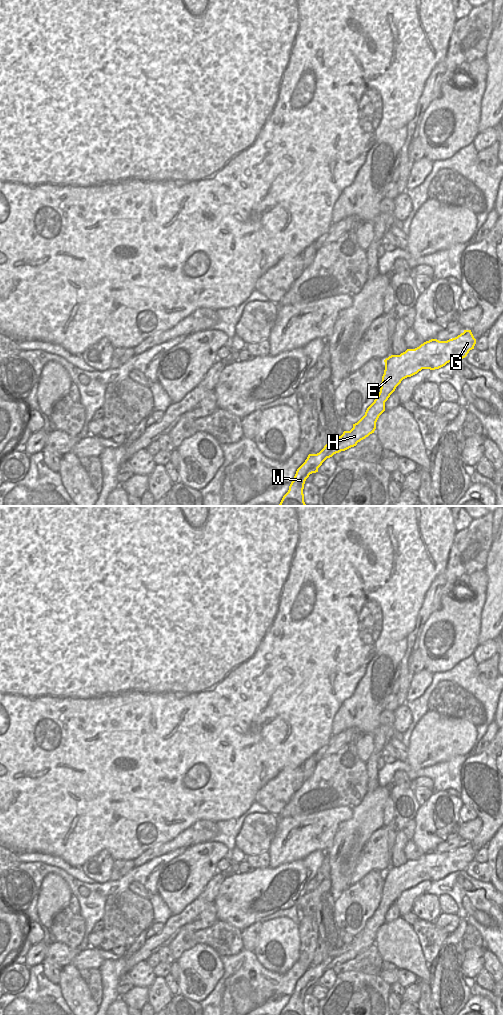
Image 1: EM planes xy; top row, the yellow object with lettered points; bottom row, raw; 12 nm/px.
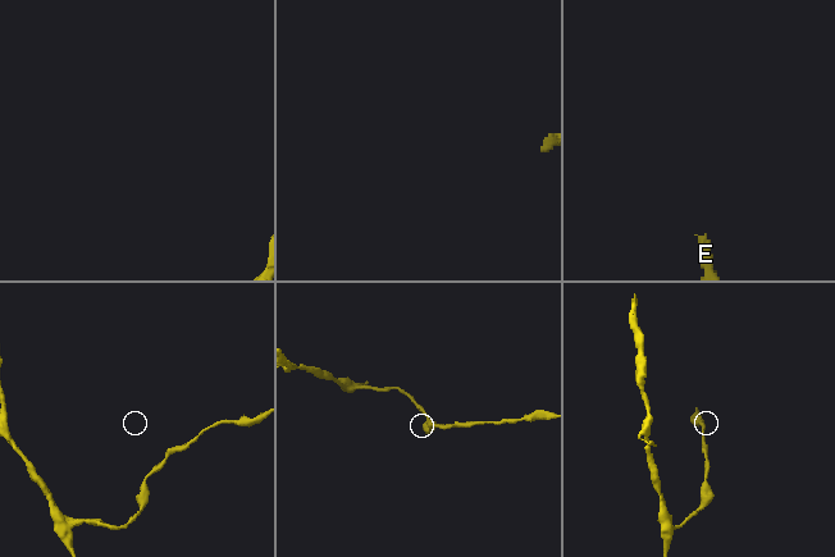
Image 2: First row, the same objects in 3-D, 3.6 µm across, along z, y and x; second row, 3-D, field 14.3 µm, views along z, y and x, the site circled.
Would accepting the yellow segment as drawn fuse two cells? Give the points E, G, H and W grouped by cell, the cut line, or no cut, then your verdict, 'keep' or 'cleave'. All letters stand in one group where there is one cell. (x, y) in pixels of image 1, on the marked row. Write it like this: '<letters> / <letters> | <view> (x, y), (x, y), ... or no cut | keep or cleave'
E G H W | no cut | keep

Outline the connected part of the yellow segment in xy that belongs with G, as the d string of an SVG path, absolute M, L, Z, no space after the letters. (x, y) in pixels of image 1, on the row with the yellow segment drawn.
M464 330L464 332L457 337L447 341L431 339L415 349L407 349L400 355L391 355L386 358L384 360L385 370L382 376L380 392L374 402L367 408L365 415L357 423L353 424L353 428L350 431L344 431L341 436L333 438L327 442L319 453L308 455L305 462L297 469L288 492L283 496L278 506L306 506L304 502L303 489L305 481L309 475L318 472L318 468L327 458L356 446L358 442L374 433L376 422L379 416L385 411L385 402L403 379L417 374L422 369L435 370L445 366L447 363L455 359L463 359L467 356L470 350L474 349L475 344L476 339L474 338L471 330Z

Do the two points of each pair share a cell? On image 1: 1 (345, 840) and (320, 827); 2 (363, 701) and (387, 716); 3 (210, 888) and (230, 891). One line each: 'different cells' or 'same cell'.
1: different cells
2: different cells
3: different cells

